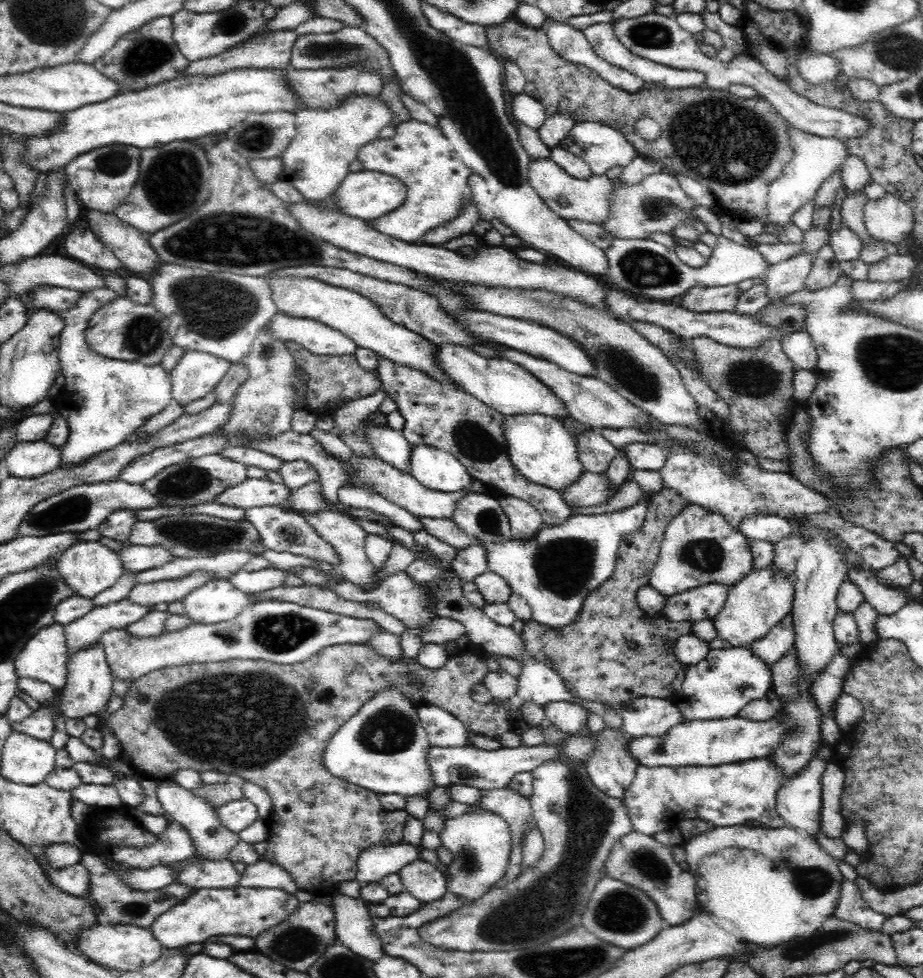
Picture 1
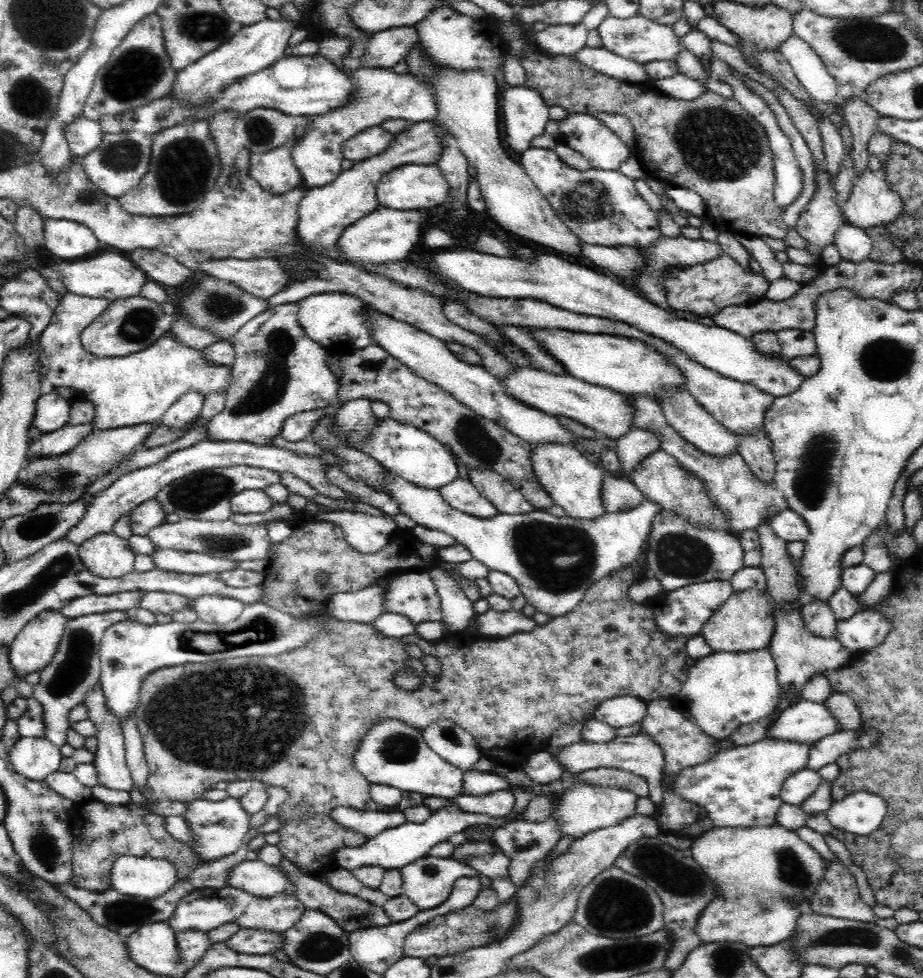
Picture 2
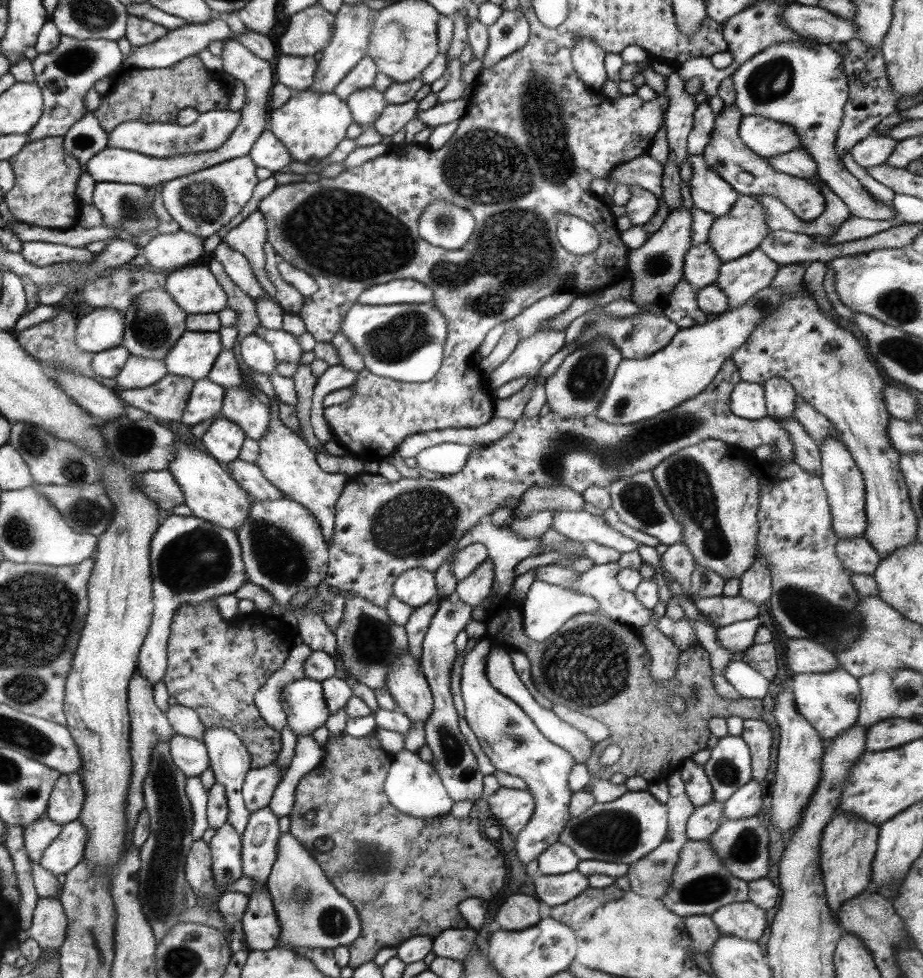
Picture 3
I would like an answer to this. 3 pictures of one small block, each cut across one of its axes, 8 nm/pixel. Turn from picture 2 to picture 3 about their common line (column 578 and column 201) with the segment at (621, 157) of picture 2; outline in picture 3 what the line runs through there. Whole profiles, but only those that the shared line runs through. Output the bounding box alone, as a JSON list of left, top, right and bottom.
[107,110,241,158]

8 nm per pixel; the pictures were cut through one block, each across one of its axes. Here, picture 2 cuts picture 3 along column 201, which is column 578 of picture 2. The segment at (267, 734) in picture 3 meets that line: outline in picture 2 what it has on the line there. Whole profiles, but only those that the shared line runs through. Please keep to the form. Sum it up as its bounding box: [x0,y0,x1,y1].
[70,518,690,892]

